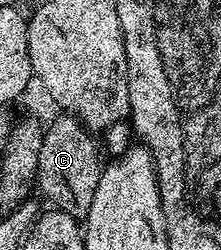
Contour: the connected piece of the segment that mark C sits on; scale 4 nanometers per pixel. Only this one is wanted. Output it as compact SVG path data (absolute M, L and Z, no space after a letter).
M58 114L51 124L45 125L40 146L37 191L51 200L57 211L68 214L79 222L85 221L92 210L92 194L100 186L103 161L98 161L98 144L93 140L91 129L69 114Z

